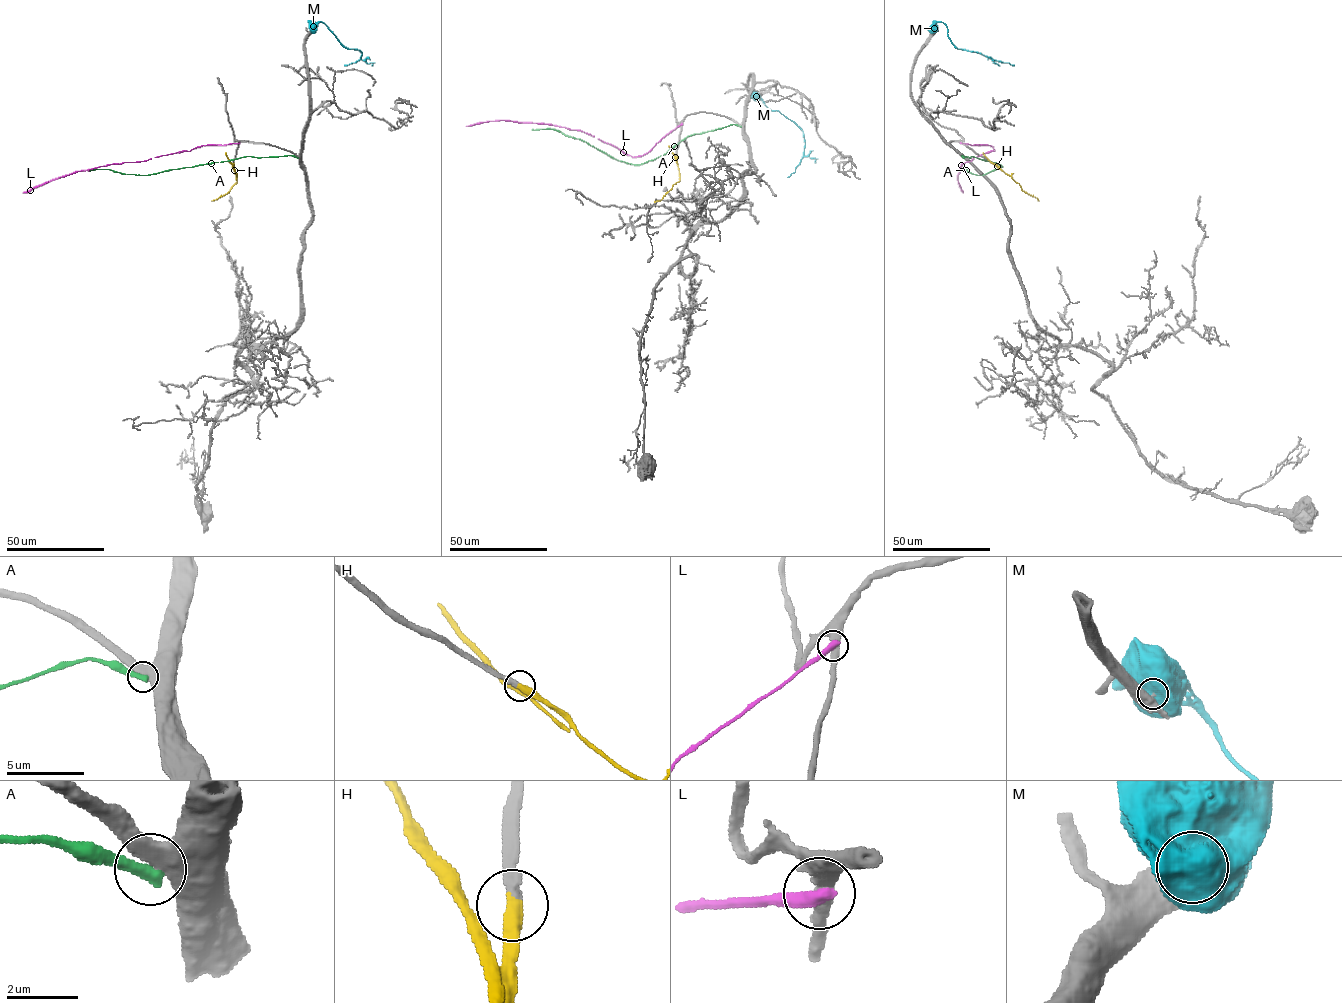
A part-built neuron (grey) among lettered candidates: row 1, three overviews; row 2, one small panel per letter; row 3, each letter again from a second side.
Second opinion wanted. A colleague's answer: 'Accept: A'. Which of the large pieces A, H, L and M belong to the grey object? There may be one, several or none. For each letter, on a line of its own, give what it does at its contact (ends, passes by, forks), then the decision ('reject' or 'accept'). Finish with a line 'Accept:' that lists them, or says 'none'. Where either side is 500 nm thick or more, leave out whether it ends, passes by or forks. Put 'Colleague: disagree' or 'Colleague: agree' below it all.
A: it ends; reject
H: it ends; accept
L: it ends; reject
M: reject
Accept: H
Colleague: disagree

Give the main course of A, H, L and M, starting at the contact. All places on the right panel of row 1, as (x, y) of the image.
A: (963, 157), (972, 156), (1002, 166), (983, 175), (966, 171)
H: (993, 163), (1038, 200)
L: (961, 143), (990, 145), (994, 149), (961, 166), (957, 178), (963, 193)
M: (934, 30), (936, 22), (943, 22), (957, 48), (1014, 65)

